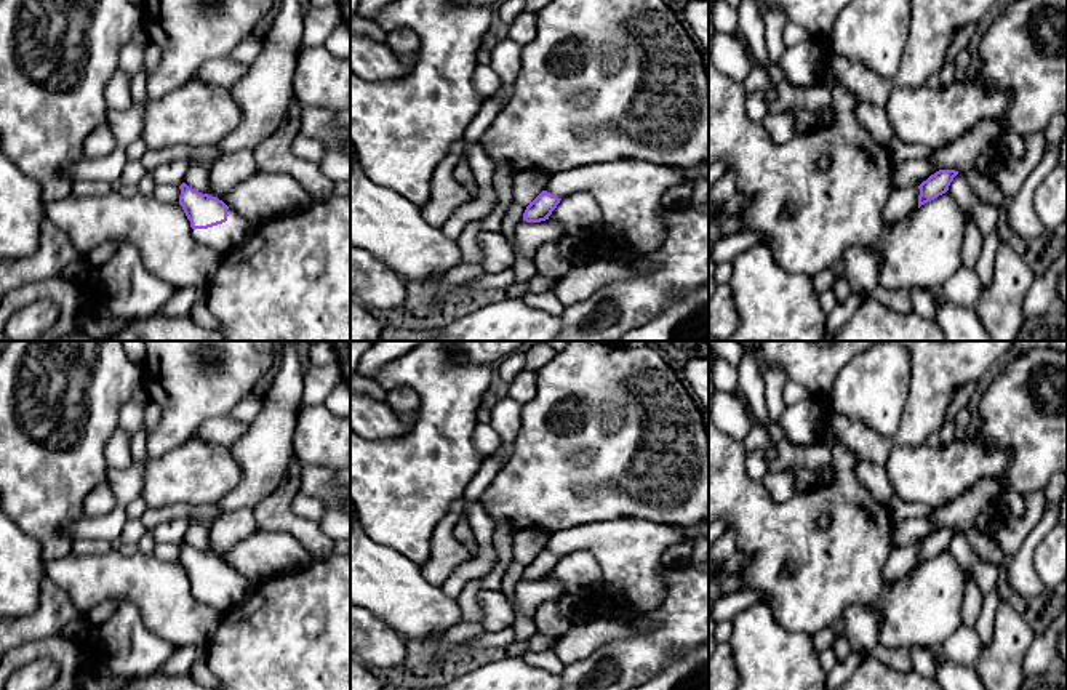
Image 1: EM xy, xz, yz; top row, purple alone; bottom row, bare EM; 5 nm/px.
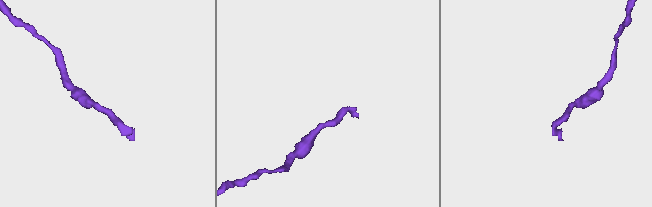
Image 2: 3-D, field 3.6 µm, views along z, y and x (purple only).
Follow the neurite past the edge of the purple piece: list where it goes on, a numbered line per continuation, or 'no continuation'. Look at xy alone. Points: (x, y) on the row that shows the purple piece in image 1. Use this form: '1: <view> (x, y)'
1: xy (223, 237)

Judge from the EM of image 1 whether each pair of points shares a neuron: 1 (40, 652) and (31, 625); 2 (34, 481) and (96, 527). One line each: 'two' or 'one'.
1: two
2: two

